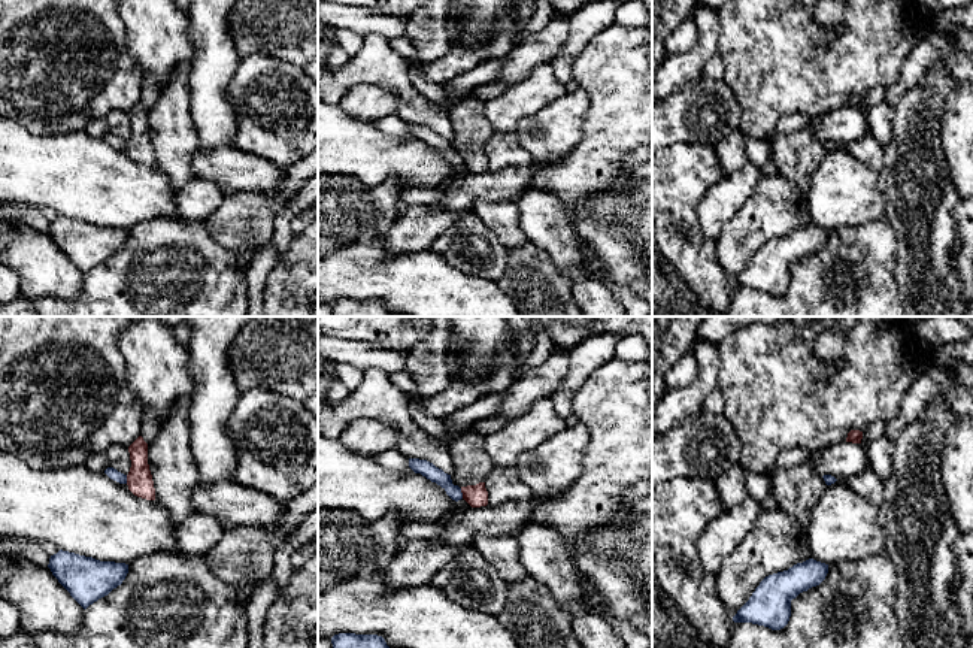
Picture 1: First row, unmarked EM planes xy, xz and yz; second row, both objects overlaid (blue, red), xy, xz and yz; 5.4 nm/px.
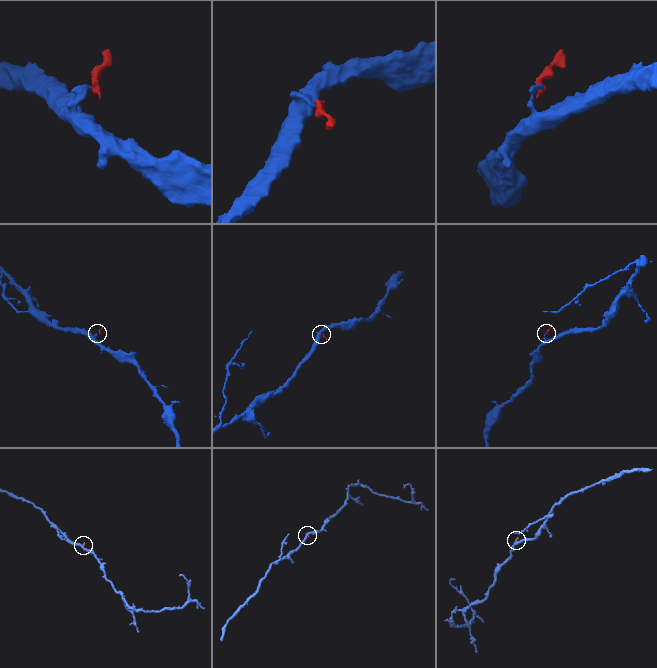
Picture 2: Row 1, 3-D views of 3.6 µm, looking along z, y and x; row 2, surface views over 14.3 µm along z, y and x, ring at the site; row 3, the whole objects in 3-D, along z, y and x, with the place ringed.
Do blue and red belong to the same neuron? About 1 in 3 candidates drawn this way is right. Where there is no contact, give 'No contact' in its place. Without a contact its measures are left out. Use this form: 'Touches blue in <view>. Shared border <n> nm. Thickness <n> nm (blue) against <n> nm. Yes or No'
Touches blue in xz. Shared border 60 nm. Thickness 90 nm (blue) against 120 nm. No

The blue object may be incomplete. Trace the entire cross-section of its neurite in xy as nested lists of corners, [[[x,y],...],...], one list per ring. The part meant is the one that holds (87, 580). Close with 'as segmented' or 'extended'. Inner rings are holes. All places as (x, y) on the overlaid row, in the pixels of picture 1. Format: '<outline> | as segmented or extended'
[[[63,549],[51,555],[48,567],[84,609],[121,585],[128,573],[125,563],[100,561]]] | as segmented

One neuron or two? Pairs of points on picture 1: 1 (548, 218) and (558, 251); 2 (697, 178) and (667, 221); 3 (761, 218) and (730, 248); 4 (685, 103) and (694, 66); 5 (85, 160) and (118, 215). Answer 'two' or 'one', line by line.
1: one
2: one
3: one
4: two
5: one

